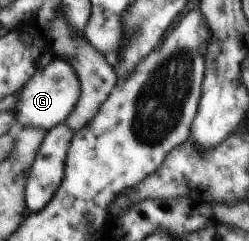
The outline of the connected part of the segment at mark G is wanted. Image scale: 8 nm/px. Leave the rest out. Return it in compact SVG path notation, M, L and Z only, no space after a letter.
M54 59L50 65L36 72L20 90L21 95L18 95L20 101L16 105L16 117L19 118L17 128L36 125L48 131L64 124L80 99L80 88L75 69L66 60Z

